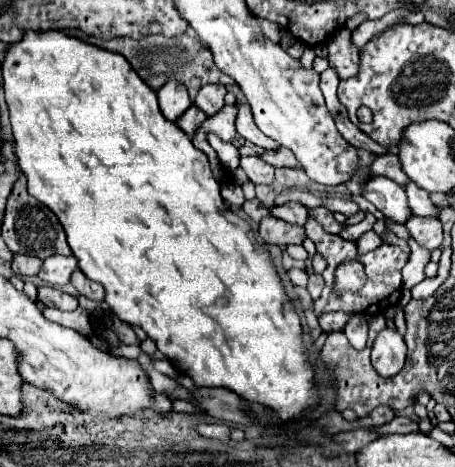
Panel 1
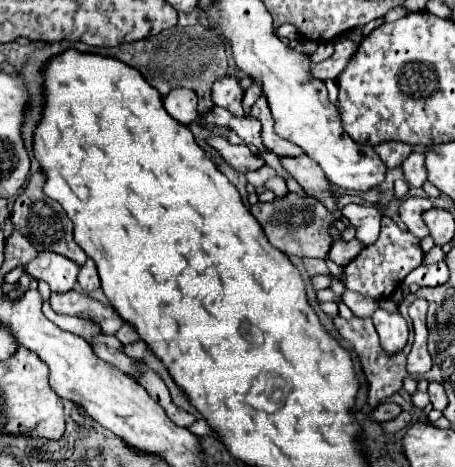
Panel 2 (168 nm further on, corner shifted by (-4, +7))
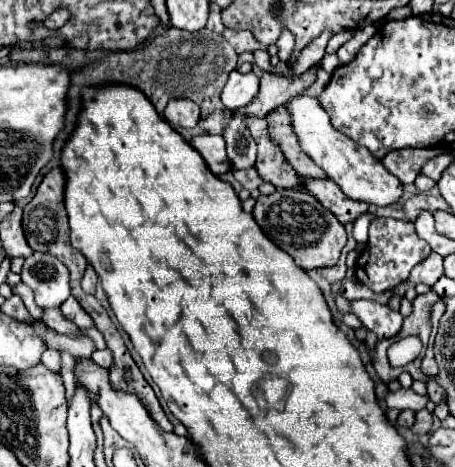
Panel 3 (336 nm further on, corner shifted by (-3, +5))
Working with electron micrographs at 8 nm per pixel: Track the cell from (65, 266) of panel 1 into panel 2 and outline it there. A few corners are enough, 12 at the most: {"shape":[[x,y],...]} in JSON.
{"shape":[[40,252],[28,274],[52,292],[72,290],[78,264],[54,252]]}

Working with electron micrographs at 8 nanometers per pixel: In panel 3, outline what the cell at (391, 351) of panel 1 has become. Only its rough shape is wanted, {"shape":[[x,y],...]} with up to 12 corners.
{"shape":[[355,300],[353,314],[379,340],[401,330],[403,316],[375,300]]}

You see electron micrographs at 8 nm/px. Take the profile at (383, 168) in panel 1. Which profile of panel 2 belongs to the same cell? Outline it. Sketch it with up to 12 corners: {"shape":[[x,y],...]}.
{"shape":[[412,152],[402,162],[410,186],[426,182],[424,154]]}

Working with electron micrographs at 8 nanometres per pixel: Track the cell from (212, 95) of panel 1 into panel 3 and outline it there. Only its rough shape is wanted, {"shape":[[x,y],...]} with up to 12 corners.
{"shape":[[235,70],[221,100],[229,110],[249,104],[259,92],[253,72]]}

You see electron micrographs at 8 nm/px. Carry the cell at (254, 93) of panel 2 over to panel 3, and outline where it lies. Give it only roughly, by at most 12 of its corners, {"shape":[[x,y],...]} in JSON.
{"shape":[[325,30],[311,42],[291,68],[295,74],[303,74],[325,56],[325,46],[333,36]]}

